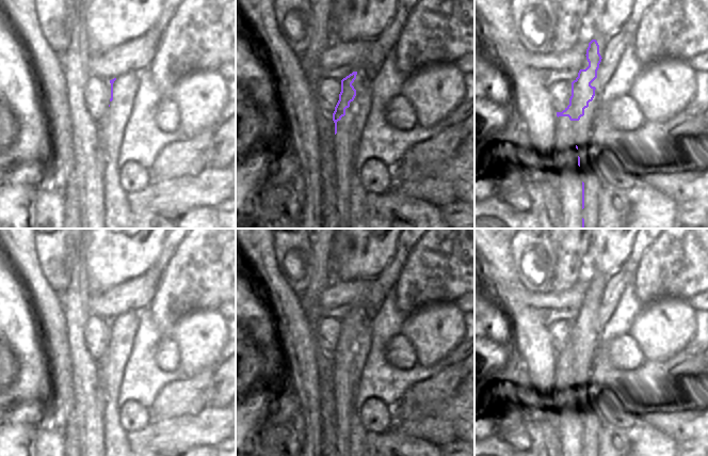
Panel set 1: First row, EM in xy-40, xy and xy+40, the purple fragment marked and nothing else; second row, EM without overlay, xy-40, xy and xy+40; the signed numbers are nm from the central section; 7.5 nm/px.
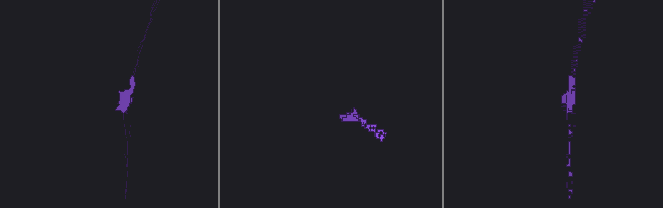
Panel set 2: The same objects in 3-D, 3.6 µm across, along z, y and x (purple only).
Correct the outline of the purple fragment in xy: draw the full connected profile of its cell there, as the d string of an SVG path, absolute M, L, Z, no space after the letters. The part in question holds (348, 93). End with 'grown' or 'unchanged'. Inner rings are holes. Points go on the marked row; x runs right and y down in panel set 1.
M353 72L341 80L341 92L339 94L339 100L335 107L333 113L333 121L335 123L335 135L337 133L337 122L345 115L345 109L350 107L350 103L354 100L356 96L356 90L352 85L356 79L357 72Z; unchanged

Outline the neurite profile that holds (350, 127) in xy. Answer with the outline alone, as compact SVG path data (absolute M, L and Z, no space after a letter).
M357 69L352 83L356 96L345 109L345 115L337 122L335 136L335 168L351 166L356 159L365 122L371 111L371 77L374 72Z

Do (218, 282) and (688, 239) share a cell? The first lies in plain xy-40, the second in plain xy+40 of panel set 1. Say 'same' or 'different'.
same

